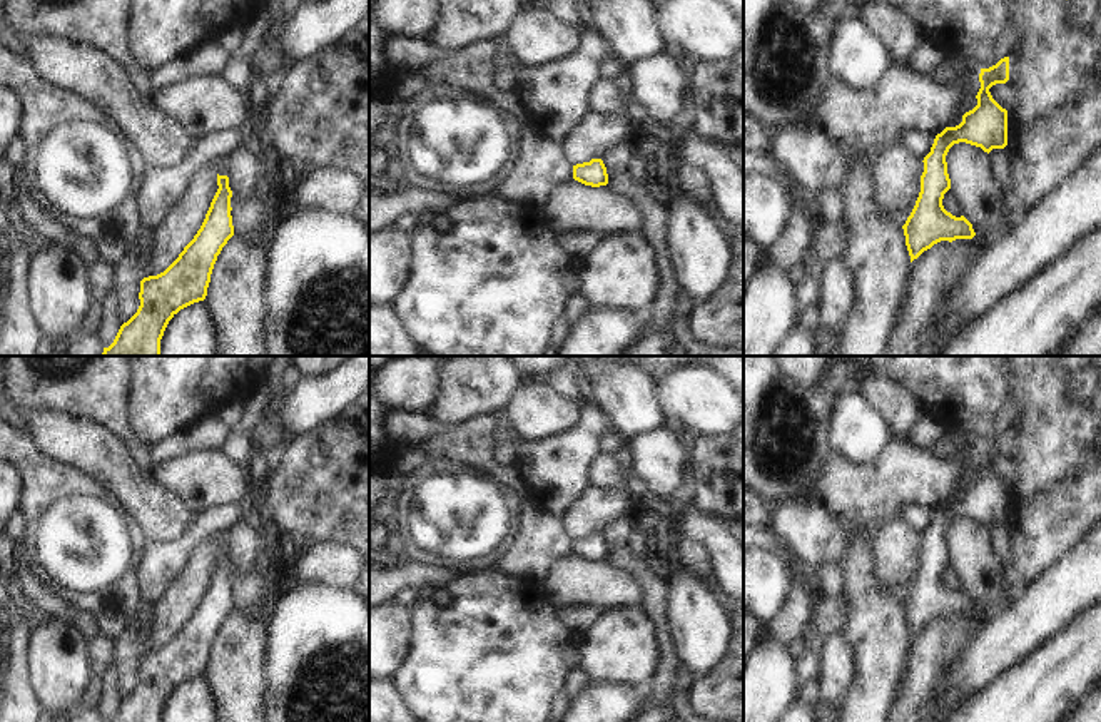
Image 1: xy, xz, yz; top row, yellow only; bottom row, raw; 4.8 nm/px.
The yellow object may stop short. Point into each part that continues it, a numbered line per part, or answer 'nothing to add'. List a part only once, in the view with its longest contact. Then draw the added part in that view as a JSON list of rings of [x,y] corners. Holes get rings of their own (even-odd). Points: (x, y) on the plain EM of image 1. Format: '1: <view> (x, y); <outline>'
nothing to add

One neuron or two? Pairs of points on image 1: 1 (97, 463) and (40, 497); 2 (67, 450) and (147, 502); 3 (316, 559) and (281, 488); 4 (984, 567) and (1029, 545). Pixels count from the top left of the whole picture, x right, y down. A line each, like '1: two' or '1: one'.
1: two
2: one
3: two
4: two

